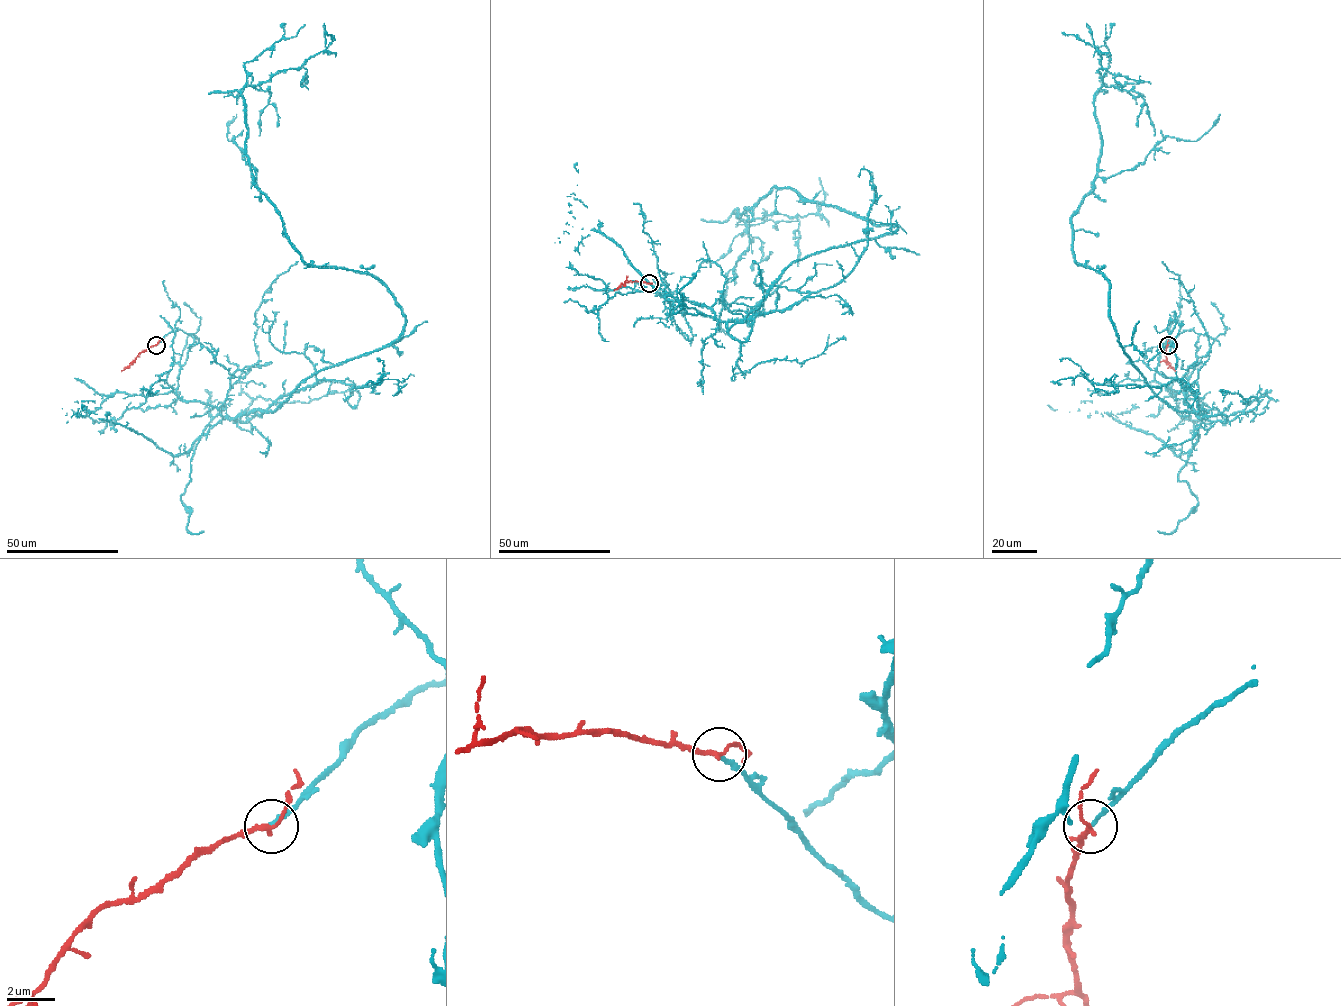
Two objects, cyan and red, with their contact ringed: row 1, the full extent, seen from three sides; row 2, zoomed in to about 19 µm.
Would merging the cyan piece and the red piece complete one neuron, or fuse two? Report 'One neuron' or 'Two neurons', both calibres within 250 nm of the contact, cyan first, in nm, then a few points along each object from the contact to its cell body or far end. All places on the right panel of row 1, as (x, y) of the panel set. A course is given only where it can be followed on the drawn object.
One neuron. Thickness 150 nm (cyan) against 160 nm. Course of cyan: (1168, 345), (1198, 334), (1205, 419), (1147, 384), (1075, 259), (1105, 85), (1061, 32). Course of red: (1168, 345), (1166, 360), (1175, 371)

